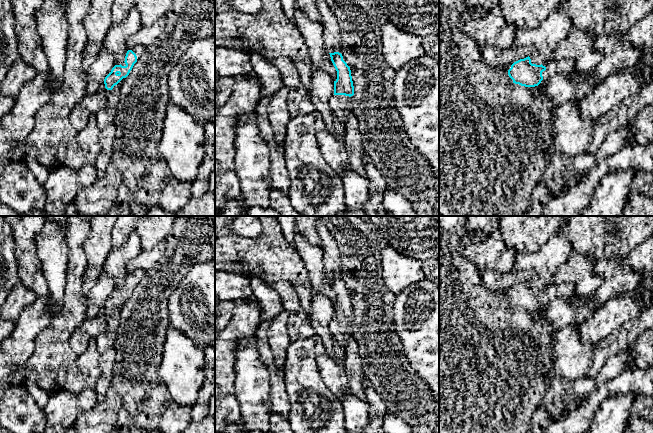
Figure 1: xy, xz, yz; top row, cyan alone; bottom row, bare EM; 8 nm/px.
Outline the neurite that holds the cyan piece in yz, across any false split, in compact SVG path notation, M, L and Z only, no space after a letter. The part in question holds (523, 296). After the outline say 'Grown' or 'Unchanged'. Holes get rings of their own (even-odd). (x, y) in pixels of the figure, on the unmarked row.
M528 280L508 289L504 294L510 301L509 306L514 310L544 311L554 300L571 298L575 291L573 284L569 282L548 284L536 289L531 287Z. Grown

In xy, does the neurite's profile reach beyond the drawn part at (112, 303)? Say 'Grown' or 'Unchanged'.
Grown

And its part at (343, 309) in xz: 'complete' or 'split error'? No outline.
split error

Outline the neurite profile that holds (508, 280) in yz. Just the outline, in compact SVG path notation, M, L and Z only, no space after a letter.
M484 271L482 280L484 286L491 292L507 291L514 286L524 283L531 279L532 273L529 275L524 271L513 271L504 273L502 277L497 278L495 271Z

